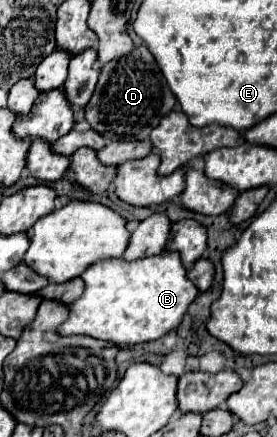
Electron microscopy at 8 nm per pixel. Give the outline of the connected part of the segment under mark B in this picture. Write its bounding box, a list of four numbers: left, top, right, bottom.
[58,251,198,347]

